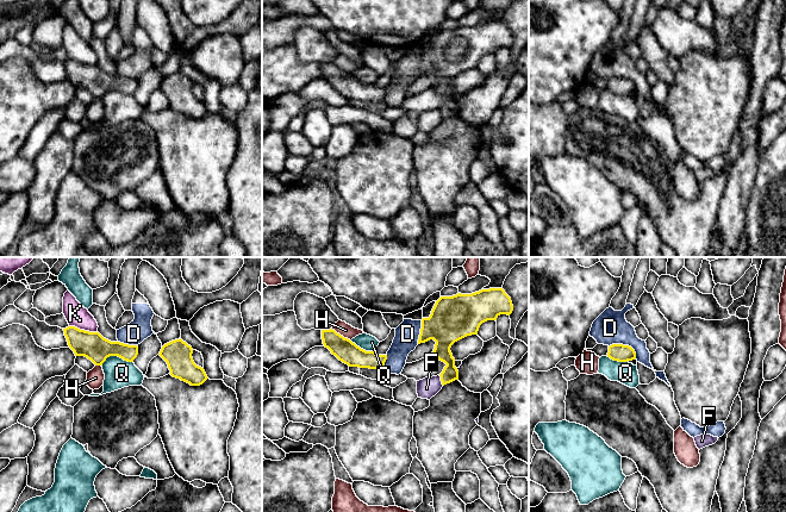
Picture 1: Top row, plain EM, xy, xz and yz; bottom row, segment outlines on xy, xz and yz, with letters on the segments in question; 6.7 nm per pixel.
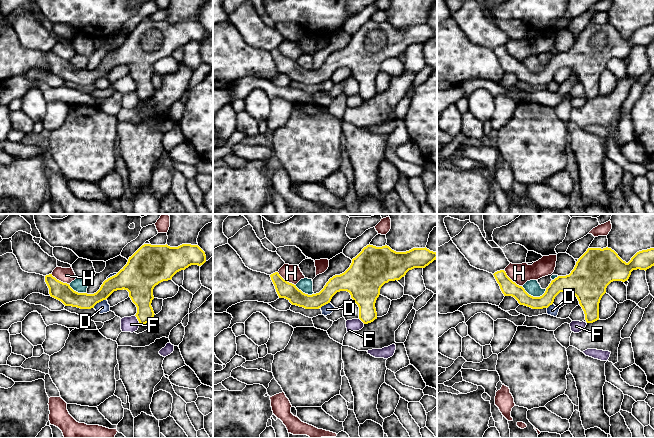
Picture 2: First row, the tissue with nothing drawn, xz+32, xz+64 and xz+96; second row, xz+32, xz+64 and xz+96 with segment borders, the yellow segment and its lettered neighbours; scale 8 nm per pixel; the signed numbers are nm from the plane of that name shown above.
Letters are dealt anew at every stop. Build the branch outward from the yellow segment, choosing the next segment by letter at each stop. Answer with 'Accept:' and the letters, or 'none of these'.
Accept: none of these

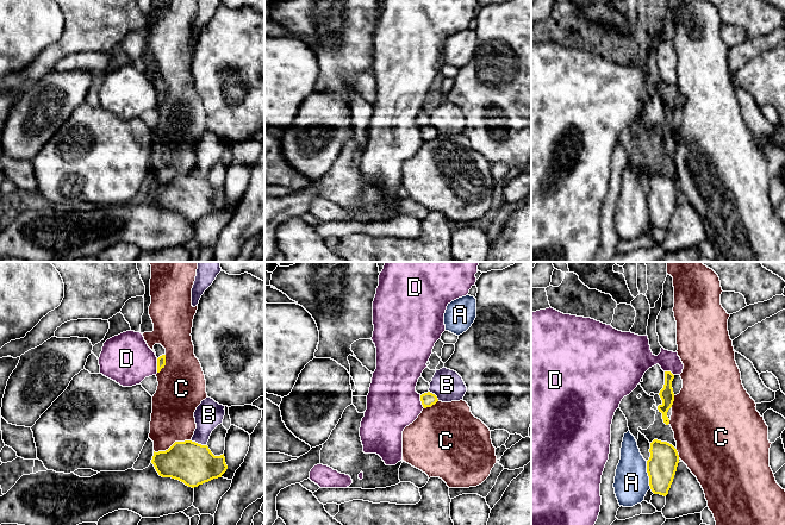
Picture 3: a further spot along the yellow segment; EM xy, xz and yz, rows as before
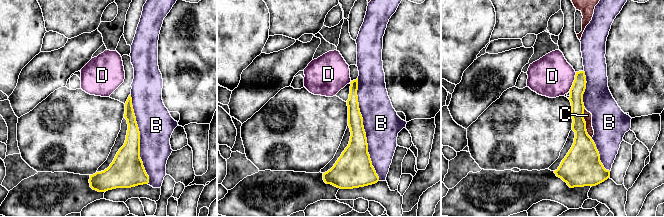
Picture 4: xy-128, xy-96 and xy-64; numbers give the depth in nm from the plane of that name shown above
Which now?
Accept: none of these

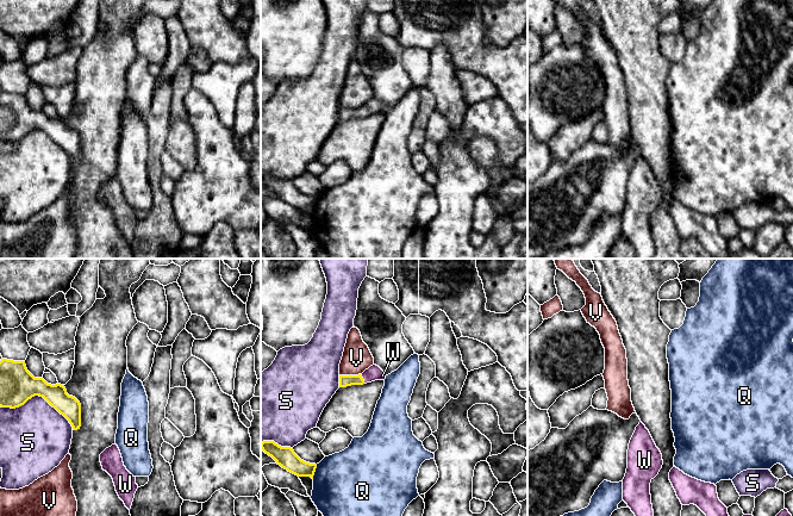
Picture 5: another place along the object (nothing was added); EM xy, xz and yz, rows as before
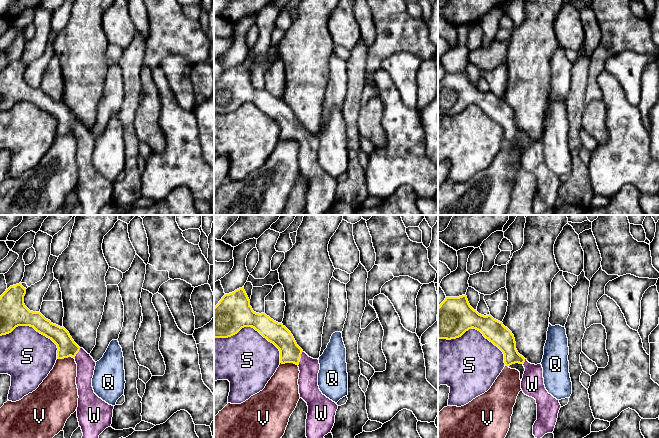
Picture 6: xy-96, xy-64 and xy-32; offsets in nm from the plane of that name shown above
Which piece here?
Accept: W

